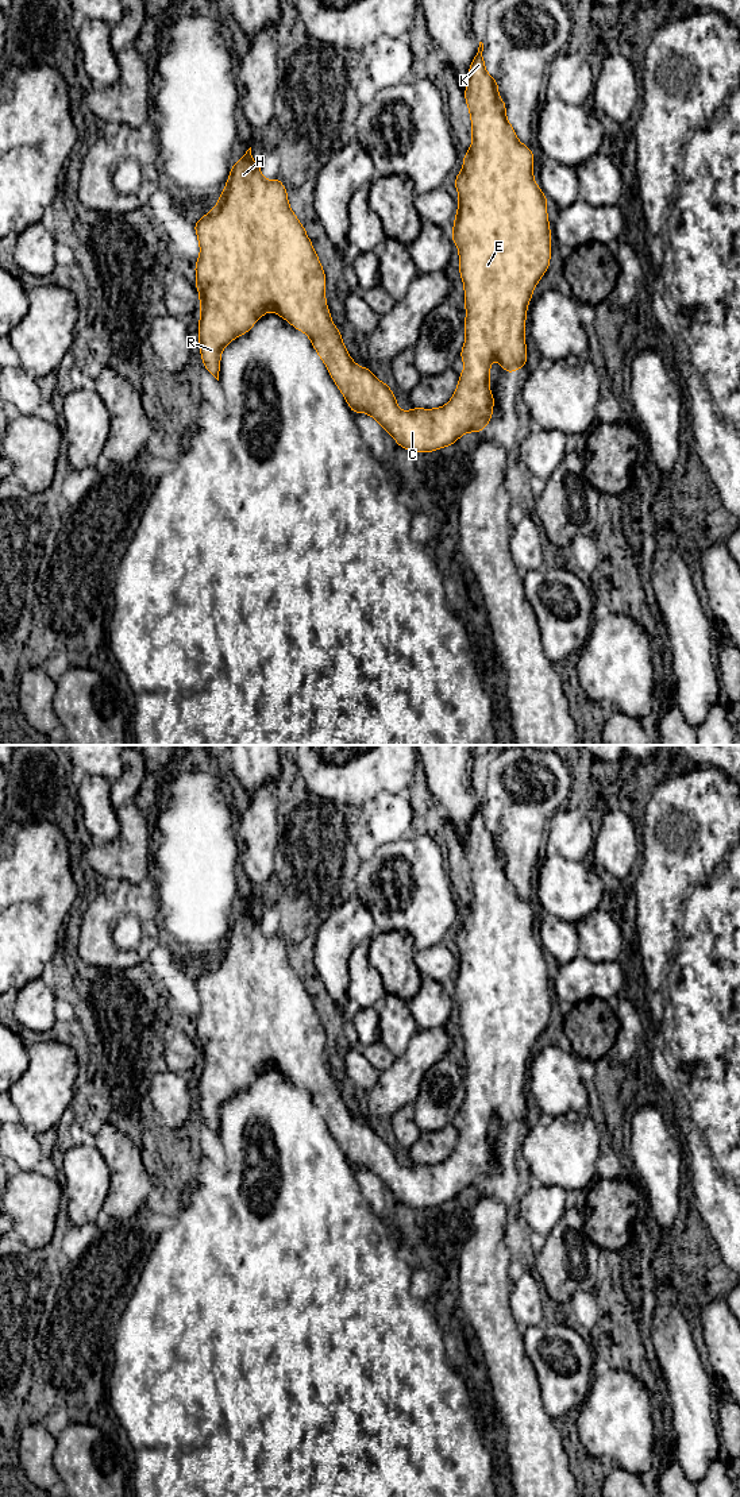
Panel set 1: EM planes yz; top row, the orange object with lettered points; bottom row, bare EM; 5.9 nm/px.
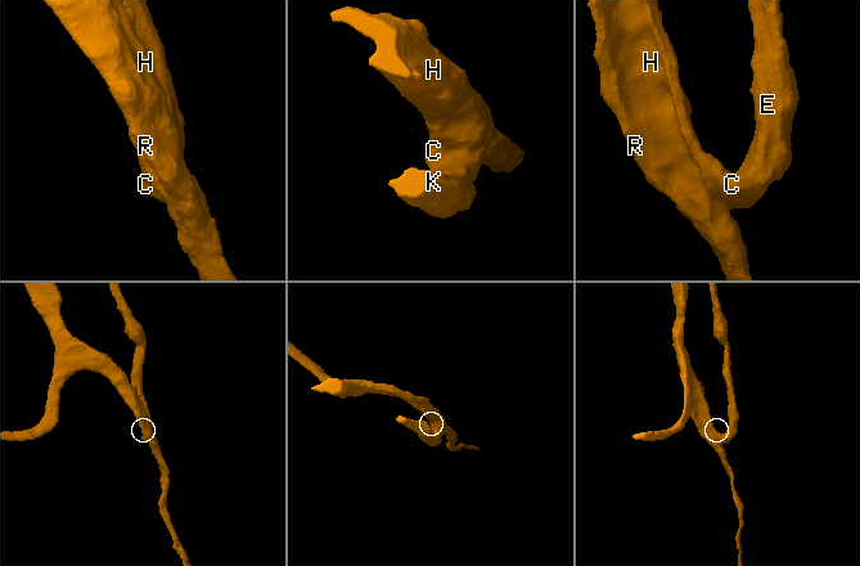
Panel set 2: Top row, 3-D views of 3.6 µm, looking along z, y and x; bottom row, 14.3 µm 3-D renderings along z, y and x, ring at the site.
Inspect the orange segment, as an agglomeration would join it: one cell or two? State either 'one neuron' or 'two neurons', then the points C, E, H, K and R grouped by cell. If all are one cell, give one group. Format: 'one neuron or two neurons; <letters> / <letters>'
one neuron; C E H K R

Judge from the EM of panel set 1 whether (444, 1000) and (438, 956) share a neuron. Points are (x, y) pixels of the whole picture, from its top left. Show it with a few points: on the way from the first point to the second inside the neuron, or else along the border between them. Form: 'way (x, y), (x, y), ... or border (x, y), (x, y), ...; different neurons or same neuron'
way (434, 990), (431, 977), (435, 973), (435, 967); same neuron

